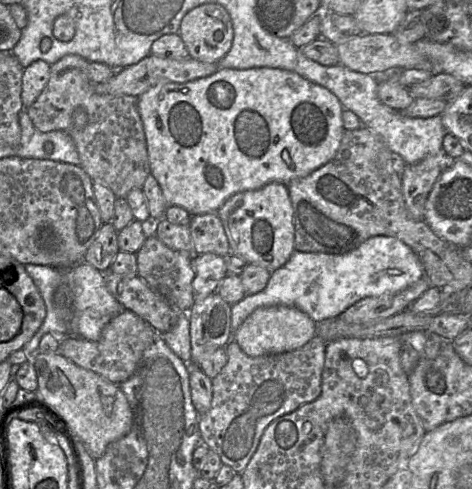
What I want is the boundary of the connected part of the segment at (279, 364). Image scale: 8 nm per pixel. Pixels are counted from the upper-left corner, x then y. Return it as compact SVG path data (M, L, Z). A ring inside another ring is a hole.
M315 335L298 349L251 357L236 341L230 341L225 346L227 363L212 379L211 406L206 413L199 415L201 443L215 451L222 464L242 473L256 452L265 428L276 418L320 395L326 345Z

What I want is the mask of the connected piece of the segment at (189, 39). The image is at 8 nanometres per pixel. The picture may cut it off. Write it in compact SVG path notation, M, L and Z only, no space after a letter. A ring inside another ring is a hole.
M207 3L185 14L179 35L189 57L205 63L217 63L231 49L234 31L227 10L218 3Z

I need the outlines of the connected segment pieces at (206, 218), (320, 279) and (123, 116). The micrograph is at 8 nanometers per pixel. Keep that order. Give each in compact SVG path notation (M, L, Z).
M217 213L191 216L189 229L194 246L193 255L213 253L226 257L231 254L228 238Z
M390 236L371 237L343 255L294 250L288 261L271 273L261 292L246 295L232 305L232 339L234 331L259 307L293 306L318 322L339 316L364 298L398 293L423 276L422 263L414 251L404 242Z
M70 54L51 65L46 87L26 109L33 125L42 133L61 130L72 138L80 157L80 166L93 182L105 185L117 198L125 198L133 189L142 189L150 175L143 123L138 97L100 95L87 76L89 61Z

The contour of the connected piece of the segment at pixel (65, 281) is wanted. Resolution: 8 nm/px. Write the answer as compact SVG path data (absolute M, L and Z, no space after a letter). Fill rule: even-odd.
M85 261L70 268L55 268L36 264L26 264L24 267L38 288L47 310L41 327L22 348L28 359L29 356L39 353L39 343L45 334L51 333L57 336L60 342L61 339L68 336L78 336L96 341L104 326L126 310L108 290L105 274Z

